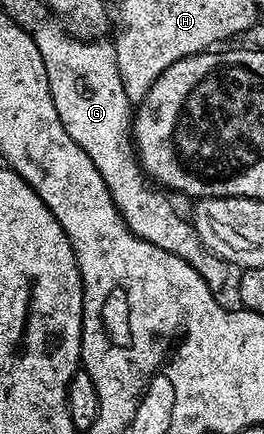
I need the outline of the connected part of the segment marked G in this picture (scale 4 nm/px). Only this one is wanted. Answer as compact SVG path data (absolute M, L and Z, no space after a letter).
M46 23L39 26L33 33L33 38L39 47L39 55L43 55L43 67L47 67L47 83L51 83L51 99L55 99L55 111L59 111L59 119L67 135L71 135L71 139L75 139L75 143L79 143L79 147L87 151L91 163L95 163L95 171L99 171L99 175L102 176L102 181L106 184L106 189L125 226L139 239L155 243L155 247L163 247L163 251L171 255L179 255L179 259L183 259L191 267L195 267L195 271L199 271L199 279L203 279L203 283L207 283L209 289L221 291L229 281L230 266L201 242L186 218L175 215L166 194L150 182L137 164L137 154L131 140L131 103L127 99L127 91L123 91L123 79L119 79L119 63L115 59L114 46L110 42L108 45L108 40L105 39L73 37L61 23Z

